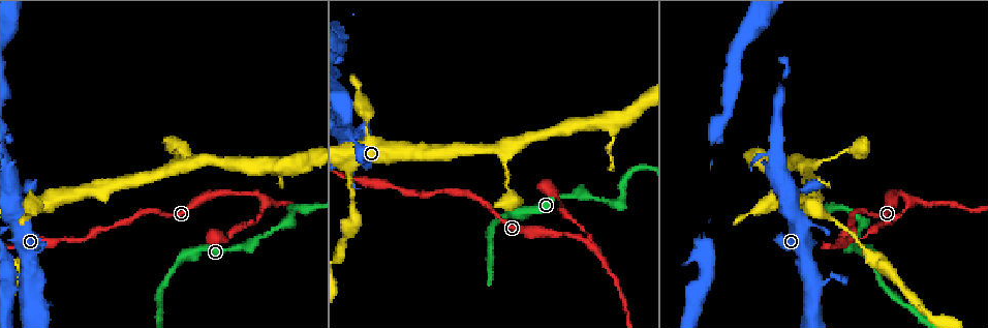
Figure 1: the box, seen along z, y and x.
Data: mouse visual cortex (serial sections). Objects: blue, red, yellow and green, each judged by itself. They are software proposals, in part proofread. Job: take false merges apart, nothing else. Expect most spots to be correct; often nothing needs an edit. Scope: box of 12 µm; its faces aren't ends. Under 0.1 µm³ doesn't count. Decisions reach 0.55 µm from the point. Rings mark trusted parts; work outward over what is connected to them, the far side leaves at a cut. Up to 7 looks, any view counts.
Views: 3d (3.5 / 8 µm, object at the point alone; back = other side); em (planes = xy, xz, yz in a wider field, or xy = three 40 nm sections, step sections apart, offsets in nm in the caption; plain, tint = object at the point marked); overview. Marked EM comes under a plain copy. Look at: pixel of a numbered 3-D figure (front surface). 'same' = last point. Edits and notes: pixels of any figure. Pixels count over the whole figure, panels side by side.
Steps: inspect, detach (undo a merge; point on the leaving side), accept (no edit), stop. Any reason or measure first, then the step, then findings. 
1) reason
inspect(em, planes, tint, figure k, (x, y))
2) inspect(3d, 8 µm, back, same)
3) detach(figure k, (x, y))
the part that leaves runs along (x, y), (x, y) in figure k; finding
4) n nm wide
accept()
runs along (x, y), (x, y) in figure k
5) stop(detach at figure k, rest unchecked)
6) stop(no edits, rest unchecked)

small branch off a trunk
inspect(3d, 3.5 µm, figure 1, (811, 225))

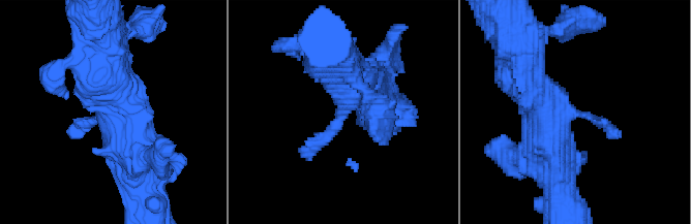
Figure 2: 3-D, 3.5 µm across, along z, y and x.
3 arms; arms of 200, 500, 600 nm; need the tissue
inspect(em, xy, step 2, tint, figure 2, (343, 109))

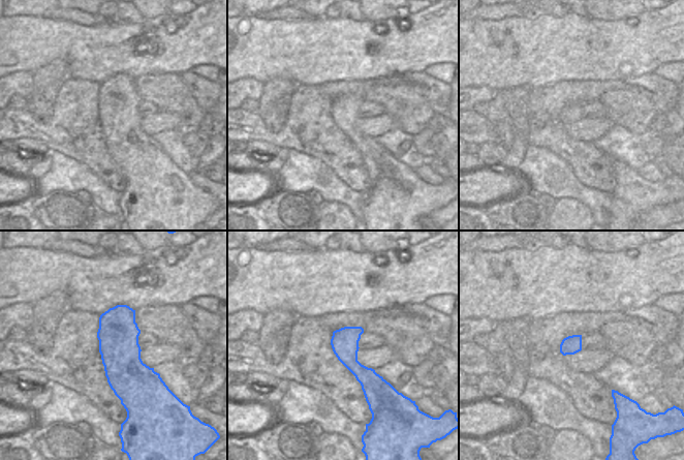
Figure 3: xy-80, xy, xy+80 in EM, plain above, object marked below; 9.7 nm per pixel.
accept()
one cell here

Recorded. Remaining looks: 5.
three arms meet
inspect(3d, 3.5 µm, figure 1, (501, 147))

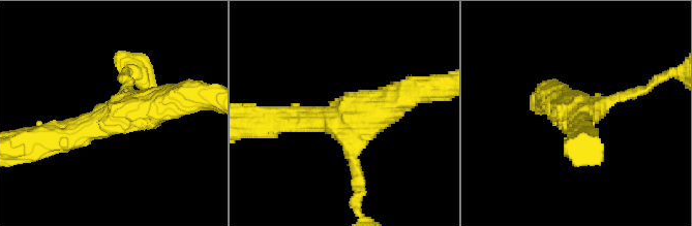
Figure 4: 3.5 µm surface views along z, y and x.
3 arms; arms of 150, 350, 450 nm
inspect(em, xy, step 2, tint, figure 4, (349, 116))

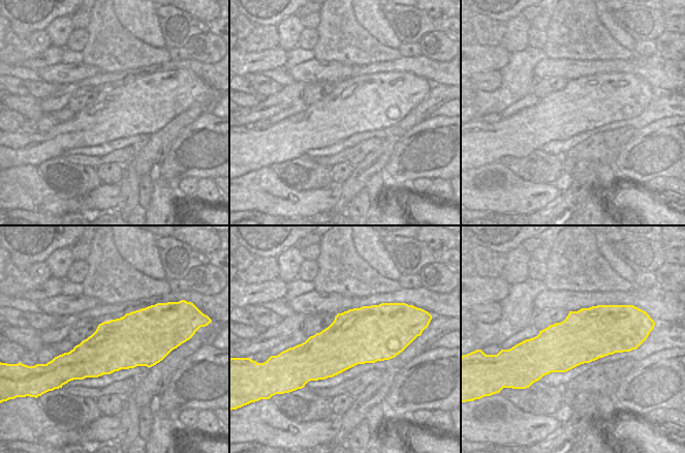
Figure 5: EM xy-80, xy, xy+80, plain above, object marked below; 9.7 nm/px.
inspect(em, xy, step 3, tint, same)

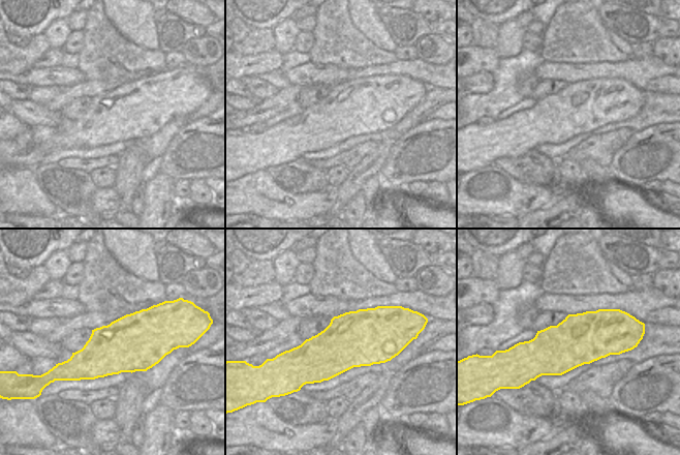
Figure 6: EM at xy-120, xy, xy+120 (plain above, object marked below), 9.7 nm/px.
accept()
runs along (54, 138), (178, 97) in figure 4; all the same cell

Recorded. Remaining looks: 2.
inspect(3d, 3.5 µm, back, figure 1, (861, 222))

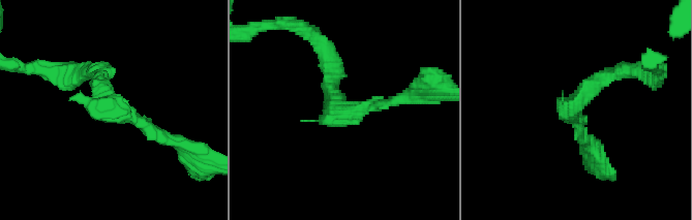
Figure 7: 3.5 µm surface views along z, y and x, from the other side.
inspect(em, xy, step 3, tint, figure 7, (340, 108))

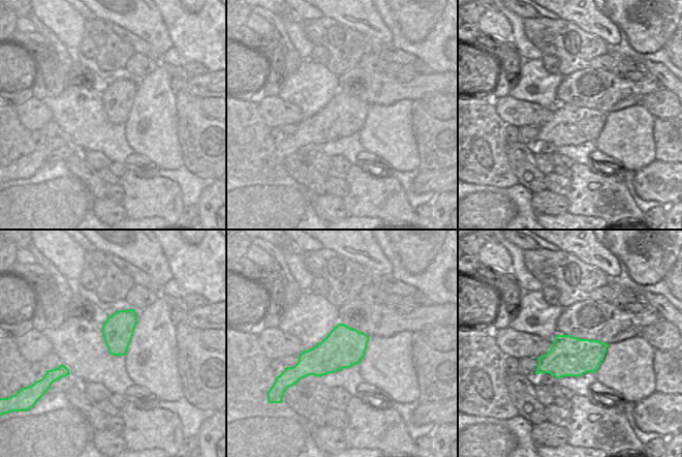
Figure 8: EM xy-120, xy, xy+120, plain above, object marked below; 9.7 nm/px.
accept()
continuous, no second cell

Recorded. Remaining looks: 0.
stop(no edits, rest unchecked)

